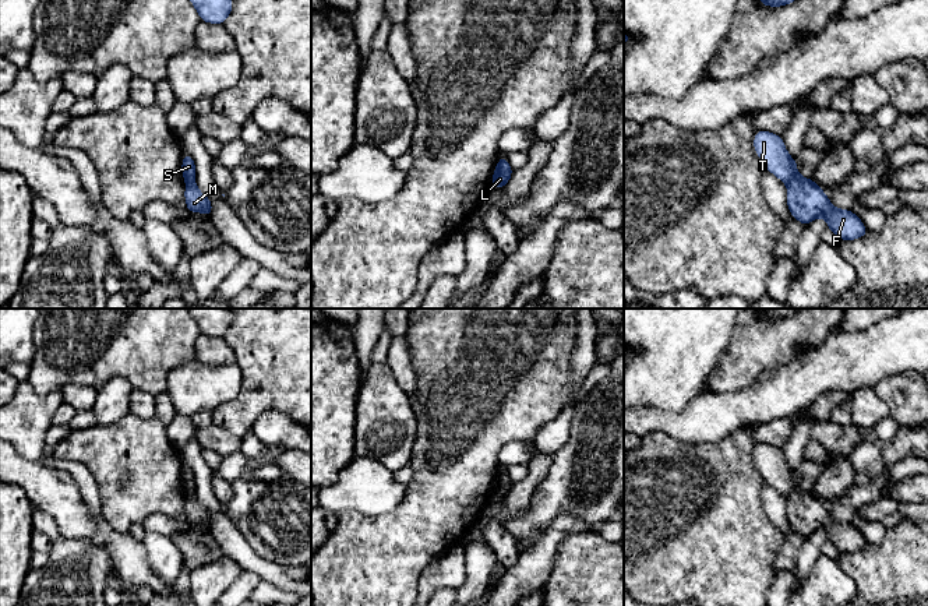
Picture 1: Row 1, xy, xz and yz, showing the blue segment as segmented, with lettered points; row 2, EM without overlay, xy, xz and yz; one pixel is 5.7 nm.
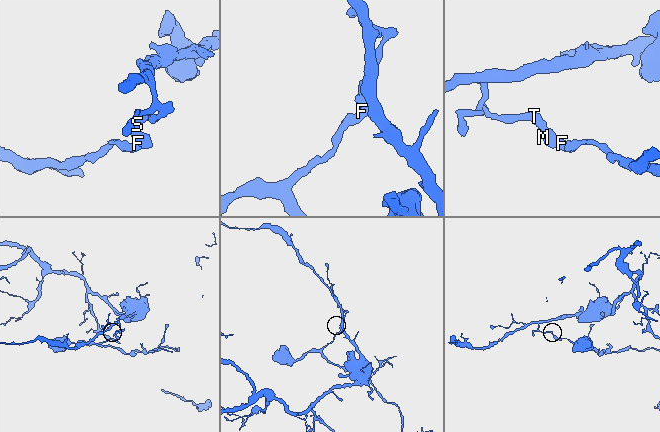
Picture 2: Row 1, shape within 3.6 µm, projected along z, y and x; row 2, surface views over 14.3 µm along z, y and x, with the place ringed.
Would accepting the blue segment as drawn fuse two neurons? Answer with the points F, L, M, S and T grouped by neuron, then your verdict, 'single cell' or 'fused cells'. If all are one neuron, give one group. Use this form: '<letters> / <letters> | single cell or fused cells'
F L M / S T | fused cells

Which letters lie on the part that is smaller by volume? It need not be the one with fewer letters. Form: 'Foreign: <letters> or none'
Foreign: F, L, M

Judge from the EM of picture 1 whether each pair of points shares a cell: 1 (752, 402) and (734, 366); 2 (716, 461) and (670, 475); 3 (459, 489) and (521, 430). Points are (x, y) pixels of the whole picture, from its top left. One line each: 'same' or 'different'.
1: different
2: same
3: same

